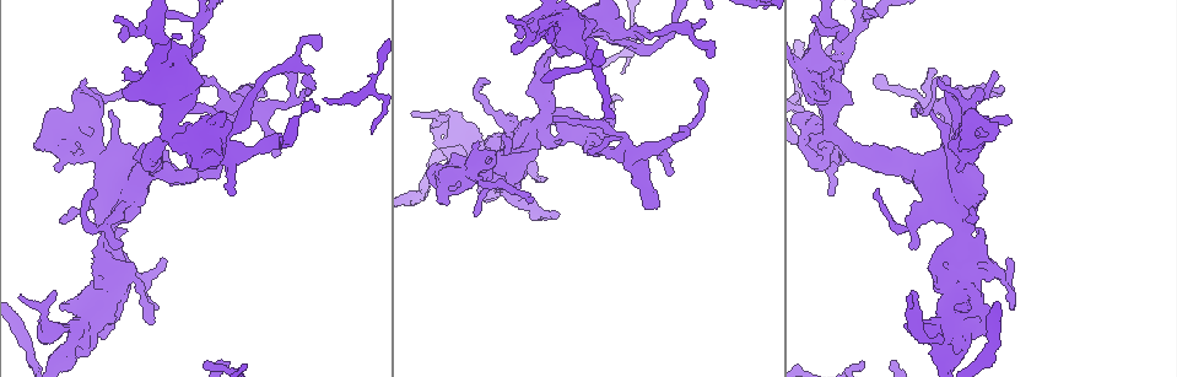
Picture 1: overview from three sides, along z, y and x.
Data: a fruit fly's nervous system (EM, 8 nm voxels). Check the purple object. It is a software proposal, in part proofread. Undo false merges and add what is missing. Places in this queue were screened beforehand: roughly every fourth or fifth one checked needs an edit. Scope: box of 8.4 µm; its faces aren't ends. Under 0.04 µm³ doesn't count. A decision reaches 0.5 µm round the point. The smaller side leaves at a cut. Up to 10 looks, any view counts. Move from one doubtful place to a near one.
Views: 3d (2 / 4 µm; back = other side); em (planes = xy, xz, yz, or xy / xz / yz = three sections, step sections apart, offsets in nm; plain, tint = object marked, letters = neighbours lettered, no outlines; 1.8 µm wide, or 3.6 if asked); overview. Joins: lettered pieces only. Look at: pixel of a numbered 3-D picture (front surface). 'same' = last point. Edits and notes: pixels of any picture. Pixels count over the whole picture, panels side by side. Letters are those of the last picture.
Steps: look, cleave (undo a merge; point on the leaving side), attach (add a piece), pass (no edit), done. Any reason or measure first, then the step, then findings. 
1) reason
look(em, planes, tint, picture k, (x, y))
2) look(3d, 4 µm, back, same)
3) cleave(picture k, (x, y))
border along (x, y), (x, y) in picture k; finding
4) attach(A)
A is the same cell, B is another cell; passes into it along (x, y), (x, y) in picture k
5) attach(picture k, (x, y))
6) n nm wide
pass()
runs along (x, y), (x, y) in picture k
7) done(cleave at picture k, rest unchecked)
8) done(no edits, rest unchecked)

free end
look(em, planes, letters, picture 1, (657, 205))

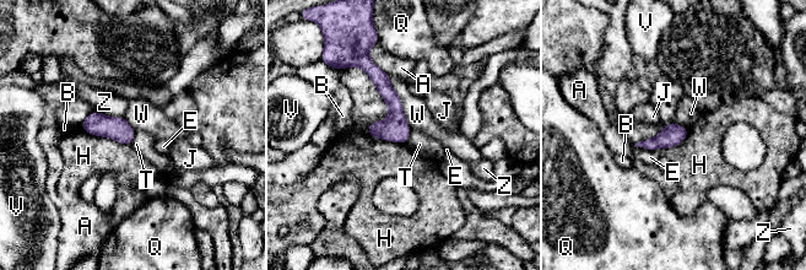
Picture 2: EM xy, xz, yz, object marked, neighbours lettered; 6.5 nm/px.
H touches over 600 nm
pass()
A, B, E, H, J, Q, T, V, W and Z are other cells; border along (135, 131), (130, 144) in picture 2; no lettered piece goes on from it

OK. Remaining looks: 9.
thin arm on a thick one
look(3d, 2 µm, picture 1, (171, 130))

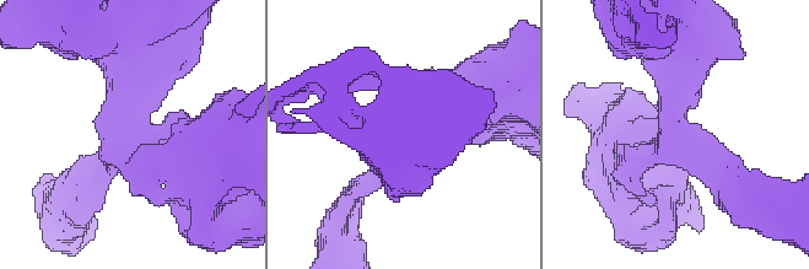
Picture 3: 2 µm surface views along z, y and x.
look(em, planes, letters, picture 3, (132, 133))

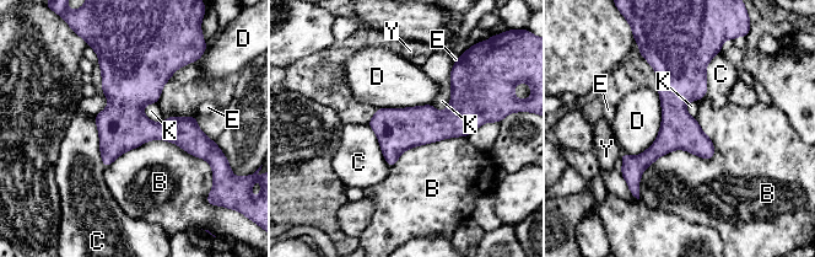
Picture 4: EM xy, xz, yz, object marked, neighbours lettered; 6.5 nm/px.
3 arms
pass()
B, C, D, E, K and Y are other cells; runs along (675, 55), (674, 132), (635, 186) in picture 4; continuous, no second neuron

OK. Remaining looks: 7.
arms part here
look(3d, 2 µm, picture 1, (97, 150))

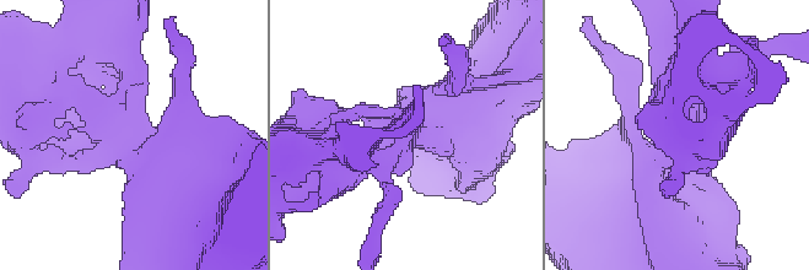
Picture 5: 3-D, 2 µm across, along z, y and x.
look(em, xz, step 8, tint, picture 5, (129, 135))

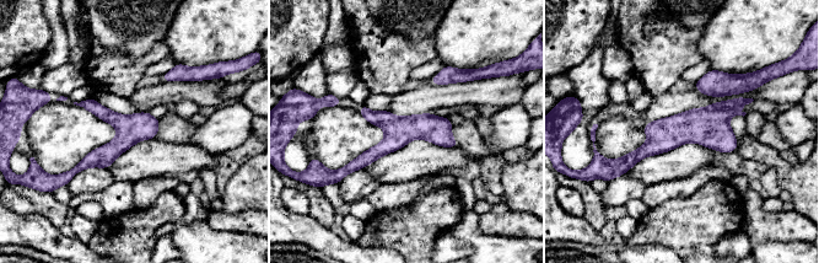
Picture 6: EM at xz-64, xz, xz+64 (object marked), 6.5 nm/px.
look(em, planes, letters, same)

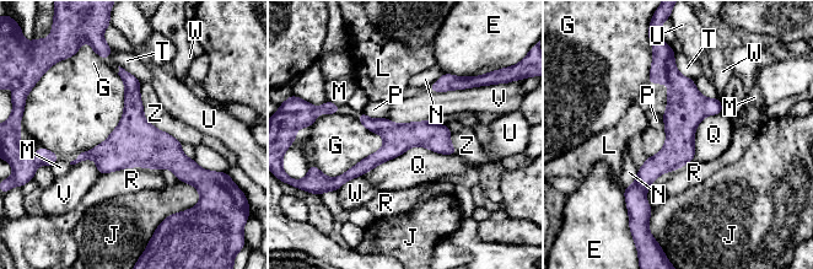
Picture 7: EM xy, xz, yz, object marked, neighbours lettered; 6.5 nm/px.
pass()
E, G, J, L, M, N, P, Q, R, T, U, V, W and Z are other cells; border along (456, 154), (410, 146), (362, 175) in picture 7; continuous, no second neuron

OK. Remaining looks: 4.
sharp bend
look(3d, 4 µm, picture 1, (981, 307))

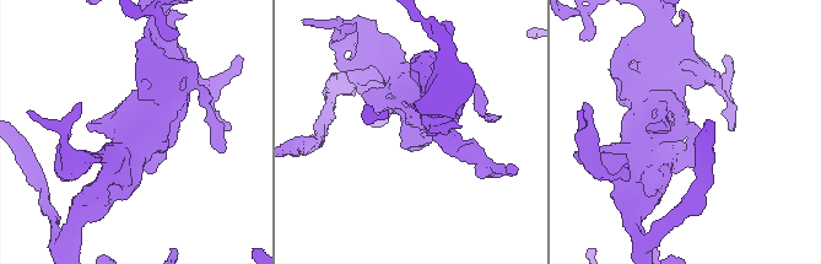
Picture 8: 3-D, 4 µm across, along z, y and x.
look(em, 3.6 µm, yz, step 16, tint, picture 8, (413, 125))

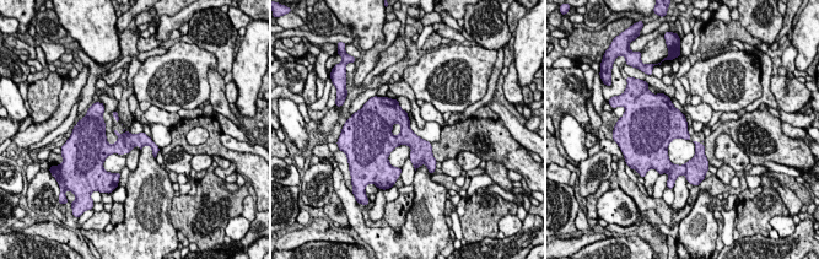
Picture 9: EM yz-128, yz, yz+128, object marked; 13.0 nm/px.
look(em, 3.6 µm, planes, letters, same)

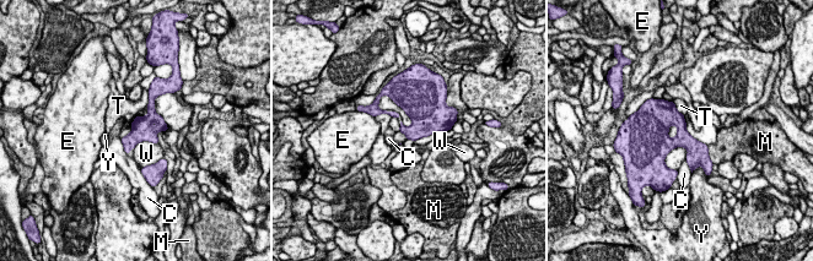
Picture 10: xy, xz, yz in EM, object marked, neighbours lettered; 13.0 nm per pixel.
260 nm wide
pass()
C, E, M, T, W and Y are other cells; border along (687, 148), (674, 147), (666, 167) in picture 10; all the same neuron

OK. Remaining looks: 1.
done(no edits, rest unchecked)

